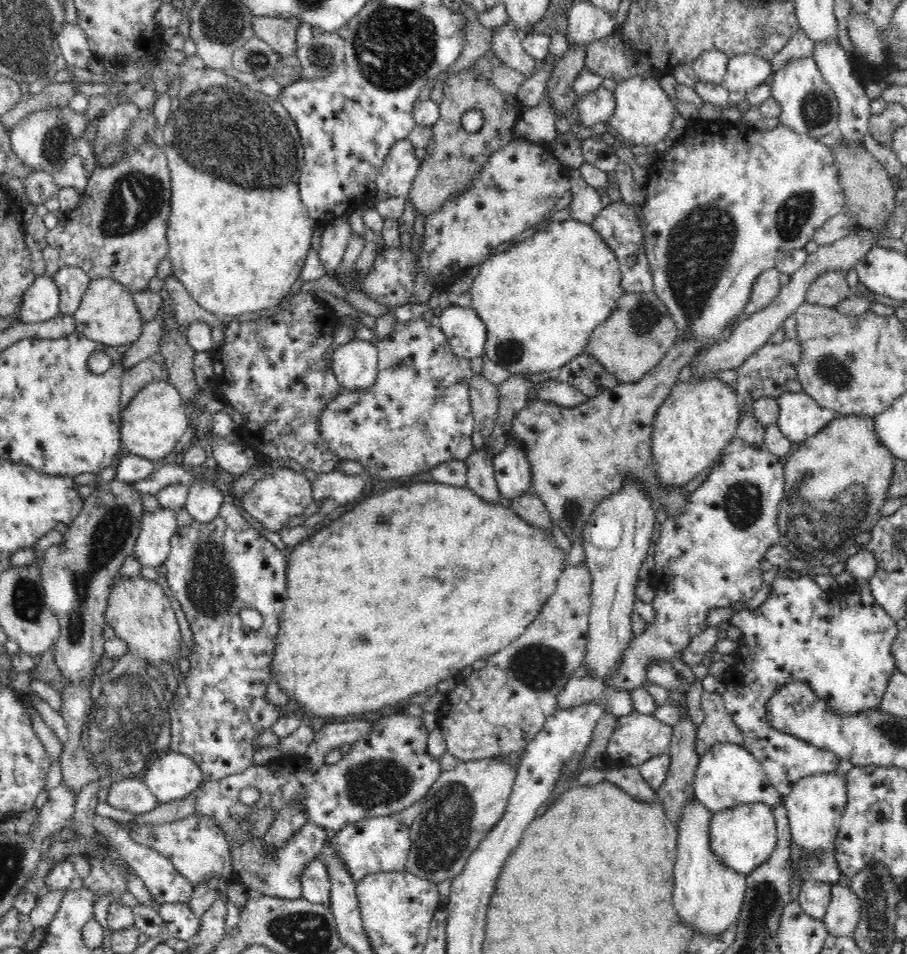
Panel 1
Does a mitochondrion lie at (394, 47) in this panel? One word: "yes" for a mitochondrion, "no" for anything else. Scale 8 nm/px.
yes

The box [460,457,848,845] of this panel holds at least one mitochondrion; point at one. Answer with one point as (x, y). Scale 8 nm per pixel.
(539, 667)

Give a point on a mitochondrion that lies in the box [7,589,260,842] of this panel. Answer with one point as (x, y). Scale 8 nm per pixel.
(129, 725)

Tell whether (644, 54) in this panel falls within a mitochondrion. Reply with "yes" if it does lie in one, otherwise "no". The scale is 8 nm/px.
no

